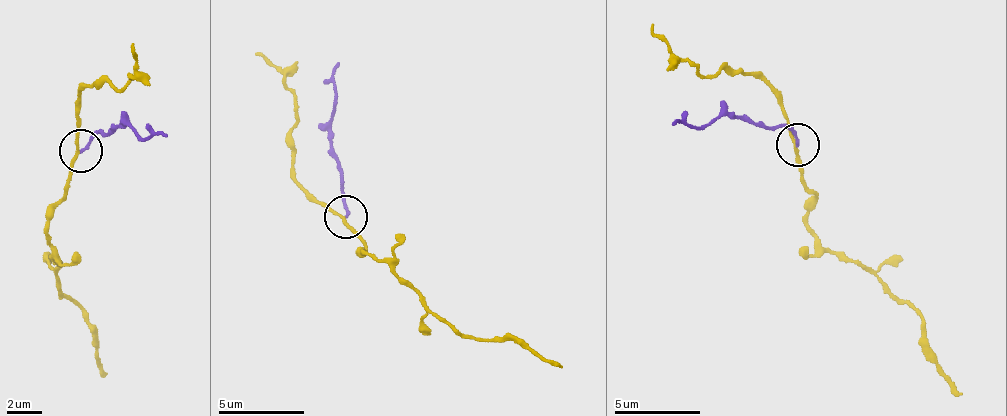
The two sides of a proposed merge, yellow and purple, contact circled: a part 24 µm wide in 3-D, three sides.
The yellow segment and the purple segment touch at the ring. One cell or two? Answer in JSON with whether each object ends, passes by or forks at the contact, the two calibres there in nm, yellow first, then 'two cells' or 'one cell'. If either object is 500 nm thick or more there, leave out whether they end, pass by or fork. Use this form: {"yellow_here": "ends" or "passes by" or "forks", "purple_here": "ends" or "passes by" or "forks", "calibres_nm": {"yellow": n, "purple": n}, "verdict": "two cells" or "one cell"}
{"yellow_here": "passes by", "purple_here": "ends", "calibres_nm": {"yellow": 160, "purple": 150}, "verdict": "two cells"}

